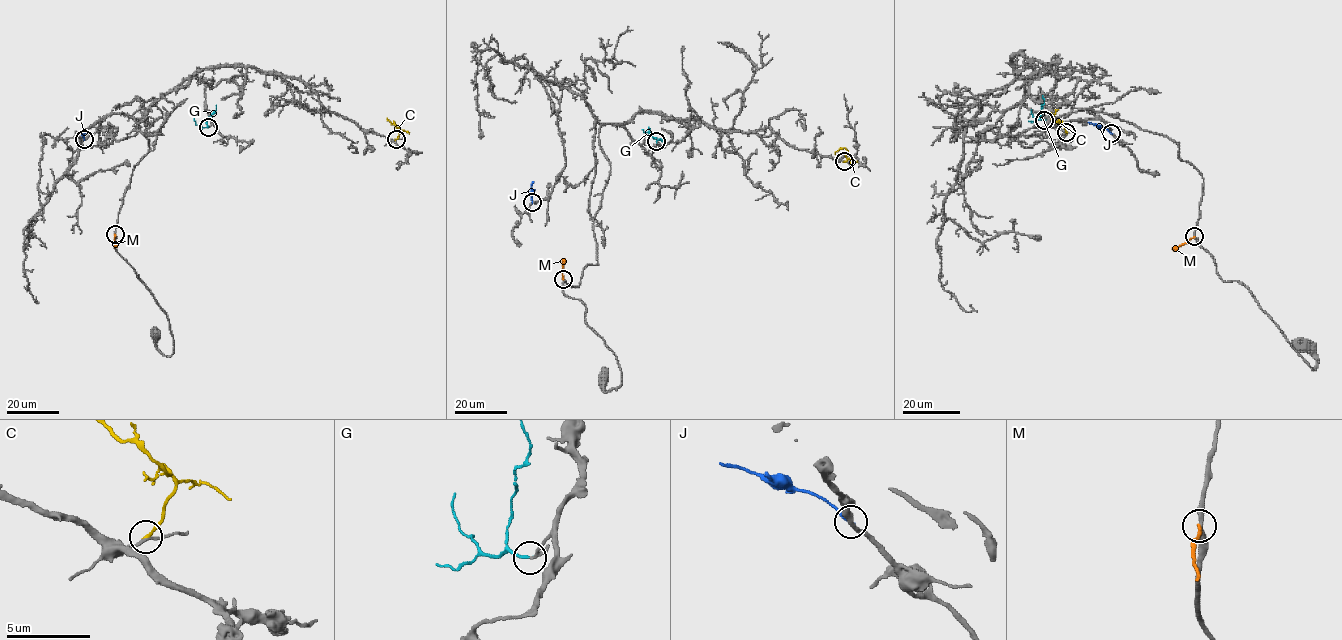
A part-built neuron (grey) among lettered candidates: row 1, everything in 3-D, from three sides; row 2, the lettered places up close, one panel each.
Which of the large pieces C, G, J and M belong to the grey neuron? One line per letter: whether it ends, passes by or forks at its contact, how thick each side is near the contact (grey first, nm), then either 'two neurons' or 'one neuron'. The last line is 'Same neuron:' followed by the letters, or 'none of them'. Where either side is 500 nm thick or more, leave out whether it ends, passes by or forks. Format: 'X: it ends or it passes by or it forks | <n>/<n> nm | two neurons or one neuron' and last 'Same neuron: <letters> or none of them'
C: it ends | 170/200 nm | two neurons
G: it ends | 140/170 nm | one neuron
J: it ends | 320/140 nm | two neurons
M: it ends | 280/220 nm | two neurons
Same neuron: G

